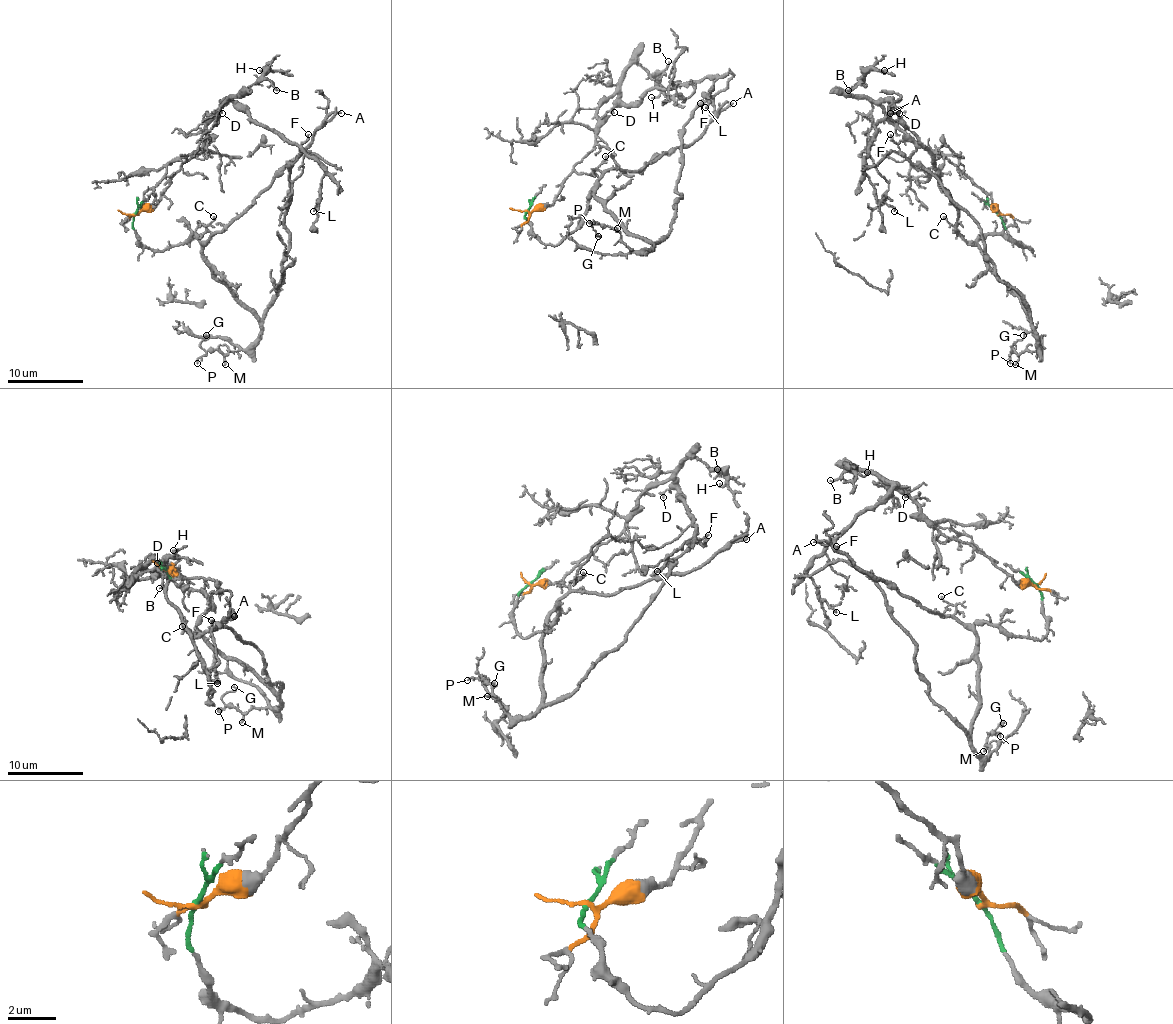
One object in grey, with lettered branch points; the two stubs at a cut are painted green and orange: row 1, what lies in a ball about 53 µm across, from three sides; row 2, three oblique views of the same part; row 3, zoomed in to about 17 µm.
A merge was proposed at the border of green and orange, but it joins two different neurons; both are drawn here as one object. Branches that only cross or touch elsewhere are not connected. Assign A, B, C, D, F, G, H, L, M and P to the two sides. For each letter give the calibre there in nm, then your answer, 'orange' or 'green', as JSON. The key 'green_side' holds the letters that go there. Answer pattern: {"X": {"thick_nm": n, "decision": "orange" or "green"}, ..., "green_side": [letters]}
{"A": {"thick_nm": 180, "decision": "green"}, "B": {"thick_nm": 140, "decision": "orange"}, "C": {"thick_nm": 130, "decision": "green"}, "D": {"thick_nm": 130, "decision": "orange"}, "F": {"thick_nm": 150, "decision": "green"}, "G": {"thick_nm": 130, "decision": "green"}, "H": {"thick_nm": 120, "decision": "orange"}, "L": {"thick_nm": 140, "decision": "orange"}, "M": {"thick_nm": 170, "decision": "green"}, "P": {"thick_nm": 70, "decision": "green"}, "green_side": ["A", "C", "F", "G", "M", "P"]}

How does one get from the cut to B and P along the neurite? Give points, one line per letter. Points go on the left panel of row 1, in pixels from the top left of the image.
B: (135, 213), (152, 208), (180, 166), (201, 151), (205, 126), (231, 98), (258, 79), (267, 79), (277, 90)
P: (135, 213), (133, 230), (150, 249), (196, 234), (205, 264), (260, 325), (245, 349), (209, 349), (197, 362)

